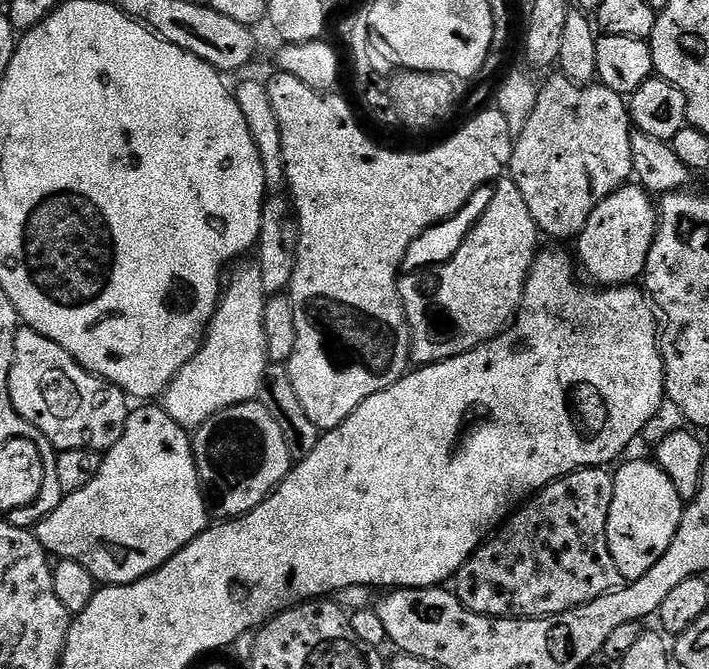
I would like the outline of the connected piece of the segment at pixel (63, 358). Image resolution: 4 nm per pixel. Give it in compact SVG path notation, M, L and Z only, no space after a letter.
M27 326L16 329L8 389L14 410L62 452L92 448L103 454L122 438L128 421L130 400L121 388L87 372L62 346Z

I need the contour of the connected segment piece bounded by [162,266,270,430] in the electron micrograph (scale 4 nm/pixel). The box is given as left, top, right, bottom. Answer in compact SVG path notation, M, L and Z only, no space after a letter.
M250 266L230 280L223 289L220 305L216 308L212 323L208 326L208 335L204 337L204 344L198 354L194 354L194 358L190 358L190 362L178 370L178 374L162 393L162 406L166 414L170 414L174 422L189 430L199 428L211 416L230 406L256 400L264 371L270 363L266 354L266 295L262 274L256 266Z

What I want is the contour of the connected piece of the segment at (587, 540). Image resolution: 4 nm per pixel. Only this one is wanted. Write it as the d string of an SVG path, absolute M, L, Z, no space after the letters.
M604 466L579 468L517 507L456 573L454 591L464 606L474 614L501 618L557 616L621 587L625 581L614 566L608 545L608 515L614 494L614 476L608 471Z

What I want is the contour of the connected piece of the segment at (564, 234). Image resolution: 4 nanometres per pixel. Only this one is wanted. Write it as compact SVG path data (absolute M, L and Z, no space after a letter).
M555 74L536 94L536 105L526 126L515 137L512 146L510 178L522 190L522 199L534 218L537 229L556 240L579 237L590 214L612 192L633 179L630 138L634 131L625 97L599 82L587 86L575 84L563 74Z

